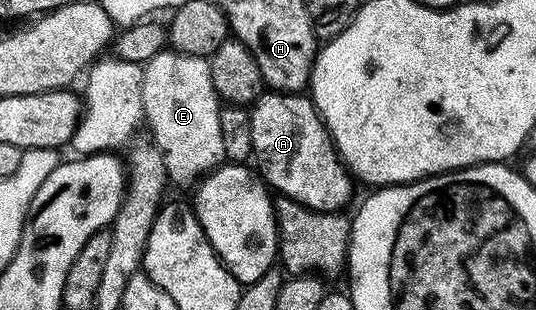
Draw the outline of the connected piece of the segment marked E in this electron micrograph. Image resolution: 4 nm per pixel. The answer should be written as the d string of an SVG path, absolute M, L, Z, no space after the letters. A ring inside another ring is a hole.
M164 49L144 64L139 79L143 119L149 122L152 142L161 151L170 184L192 188L210 171L222 166L221 111L215 98L208 58Z

